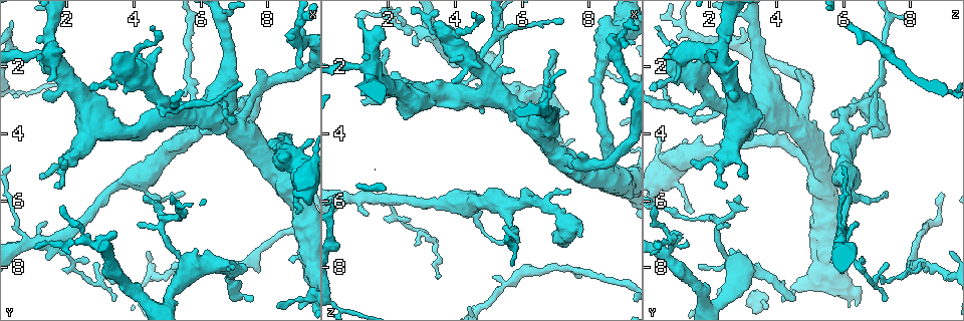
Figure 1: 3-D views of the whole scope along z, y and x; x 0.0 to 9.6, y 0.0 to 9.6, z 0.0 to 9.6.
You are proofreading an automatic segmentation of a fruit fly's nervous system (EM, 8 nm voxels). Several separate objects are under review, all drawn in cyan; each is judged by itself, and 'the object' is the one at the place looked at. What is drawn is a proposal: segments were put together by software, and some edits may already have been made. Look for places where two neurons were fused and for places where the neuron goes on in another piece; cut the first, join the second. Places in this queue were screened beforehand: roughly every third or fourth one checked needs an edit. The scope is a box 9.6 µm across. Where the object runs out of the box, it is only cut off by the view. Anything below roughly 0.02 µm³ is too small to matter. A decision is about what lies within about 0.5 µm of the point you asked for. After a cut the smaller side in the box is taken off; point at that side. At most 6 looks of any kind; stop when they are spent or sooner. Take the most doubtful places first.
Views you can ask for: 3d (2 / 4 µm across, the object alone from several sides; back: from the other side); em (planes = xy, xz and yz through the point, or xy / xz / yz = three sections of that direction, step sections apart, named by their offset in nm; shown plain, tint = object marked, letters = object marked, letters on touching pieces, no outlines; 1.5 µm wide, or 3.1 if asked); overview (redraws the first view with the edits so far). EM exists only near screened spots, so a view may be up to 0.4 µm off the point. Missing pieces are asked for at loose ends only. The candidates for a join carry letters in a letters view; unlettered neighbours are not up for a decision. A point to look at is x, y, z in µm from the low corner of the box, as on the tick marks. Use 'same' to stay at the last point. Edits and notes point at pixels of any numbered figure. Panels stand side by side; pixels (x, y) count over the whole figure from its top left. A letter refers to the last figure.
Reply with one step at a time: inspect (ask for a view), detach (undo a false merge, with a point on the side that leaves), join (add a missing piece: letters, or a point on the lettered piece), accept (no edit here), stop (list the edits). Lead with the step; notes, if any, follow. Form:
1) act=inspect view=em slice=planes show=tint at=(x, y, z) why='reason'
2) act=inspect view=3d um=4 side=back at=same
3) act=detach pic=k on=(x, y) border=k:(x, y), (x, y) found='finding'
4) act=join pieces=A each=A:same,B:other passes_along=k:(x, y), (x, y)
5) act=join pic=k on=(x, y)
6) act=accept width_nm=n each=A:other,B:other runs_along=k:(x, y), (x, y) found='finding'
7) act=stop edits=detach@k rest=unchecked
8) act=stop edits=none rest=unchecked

act=inspect view=em slice=yz step=8 show=tint at=(7.60, 9.00, 4.15) why='an open end'

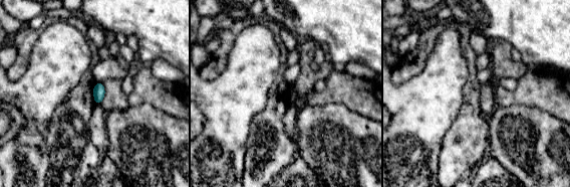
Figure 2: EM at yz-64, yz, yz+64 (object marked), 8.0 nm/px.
act=inspect view=em slice=planes show=letters at=same why='another direction'

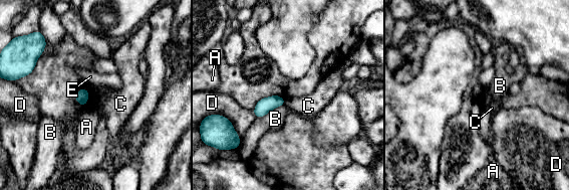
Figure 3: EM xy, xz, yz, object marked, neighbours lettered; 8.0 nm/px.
act=accept each=A:other,B:other,C:other,D:other,E:other border=3:(284, 100), (285, 104) found='no lettered piece goes on from it'

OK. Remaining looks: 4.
act=inspect view=3d um=4 at=(7.45, 3.40, 5.65) why='free end'

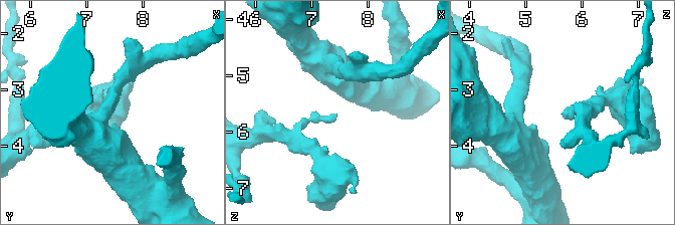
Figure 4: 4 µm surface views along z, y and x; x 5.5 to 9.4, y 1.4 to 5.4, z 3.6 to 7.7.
act=inspect view=em slice=xz step=8 show=letters at=(7.50, 3.40, 5.70)

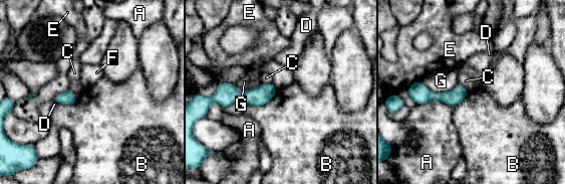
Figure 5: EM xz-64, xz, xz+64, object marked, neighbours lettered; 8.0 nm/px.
act=inspect view=em slice=planes show=letters at=same why='another direction'

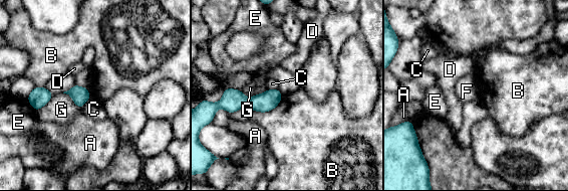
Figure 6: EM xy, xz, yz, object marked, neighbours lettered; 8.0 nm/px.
act=accept each=A:other,B:other,C:other,D:other,E:other,F:other,G:other found='none of them fits'

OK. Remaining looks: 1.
act=stop edits=none rest=unchecked

